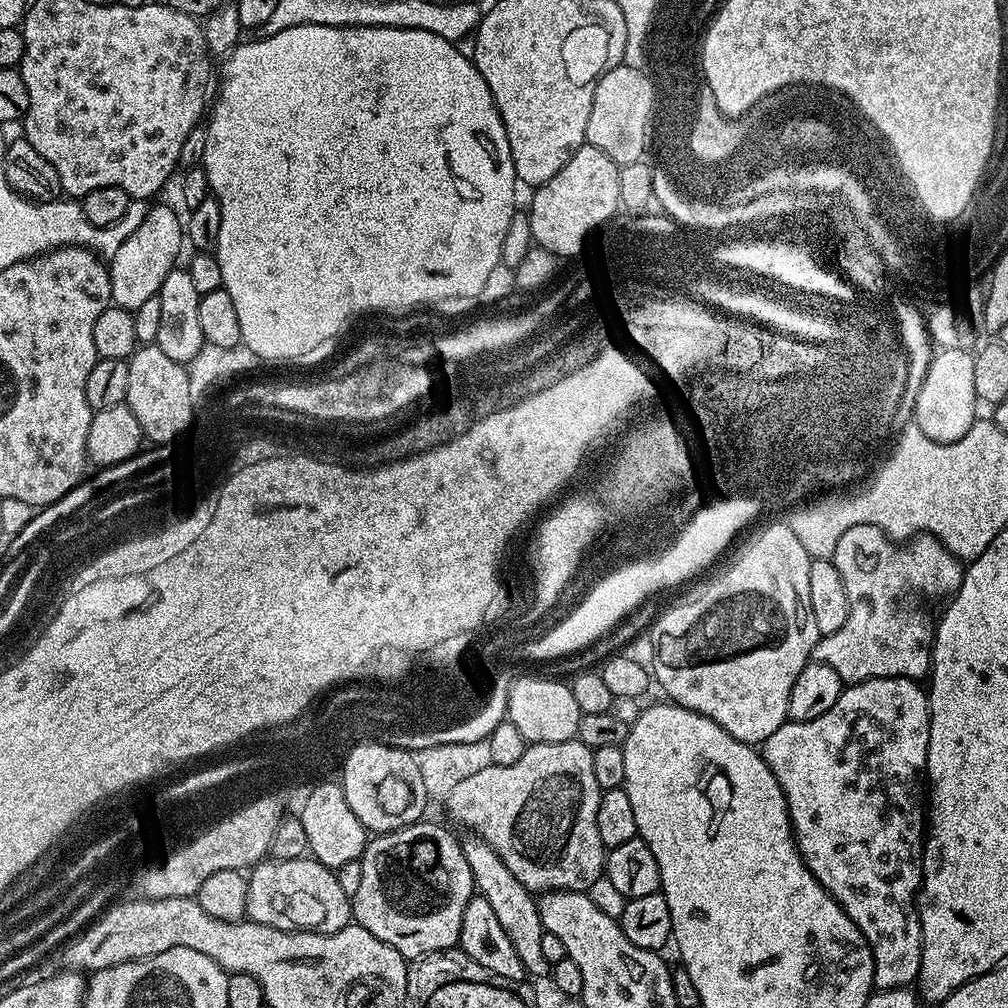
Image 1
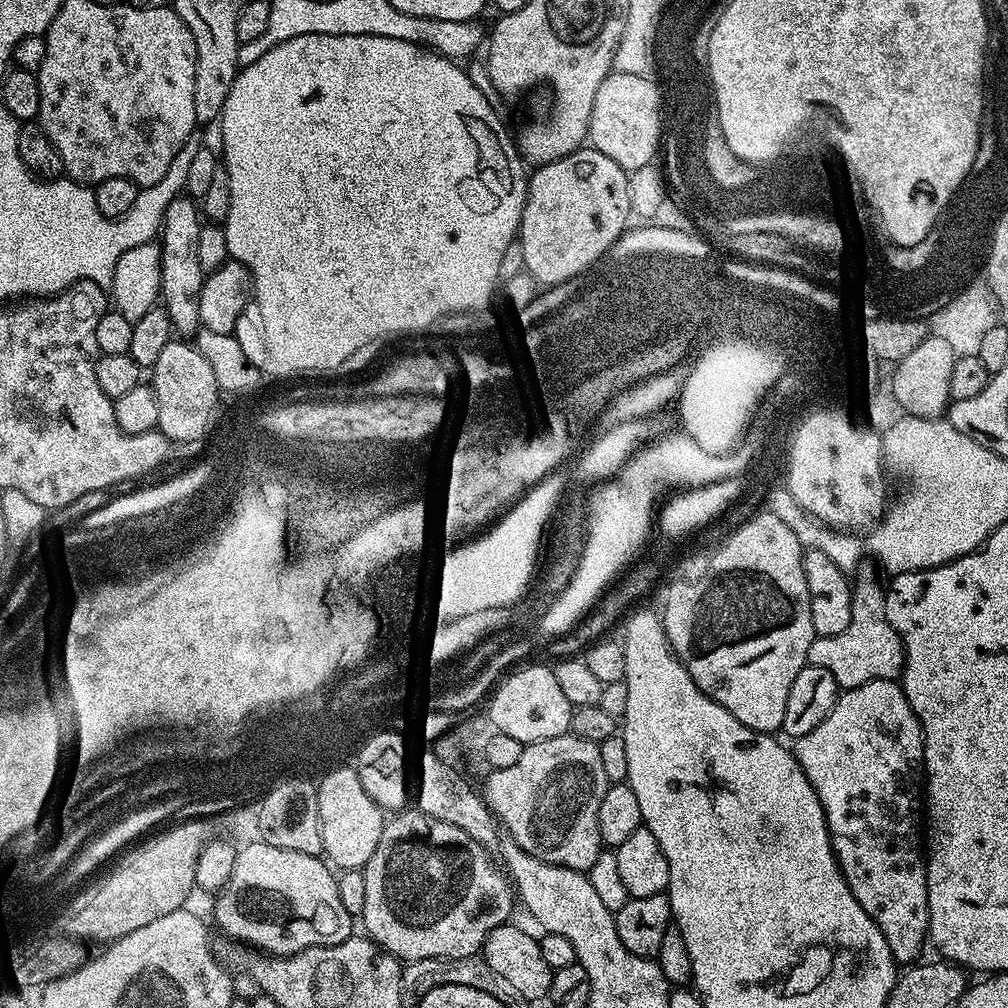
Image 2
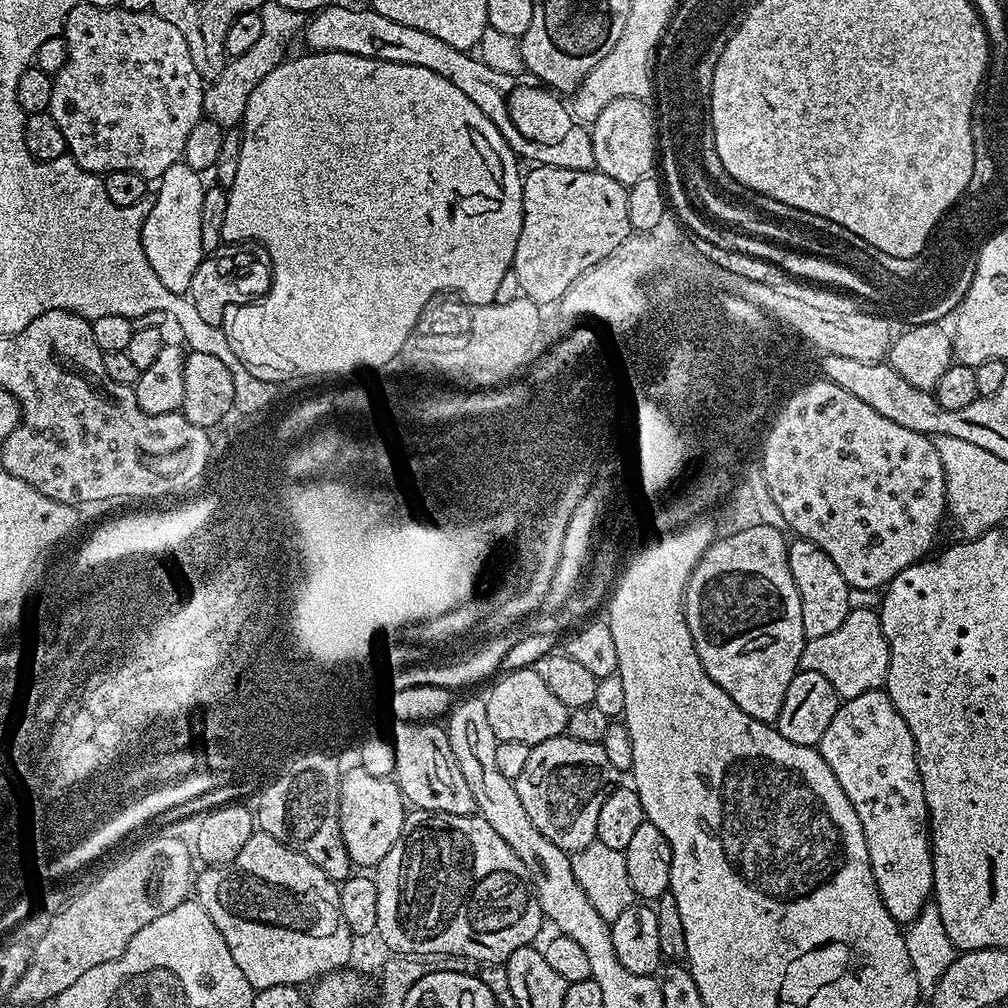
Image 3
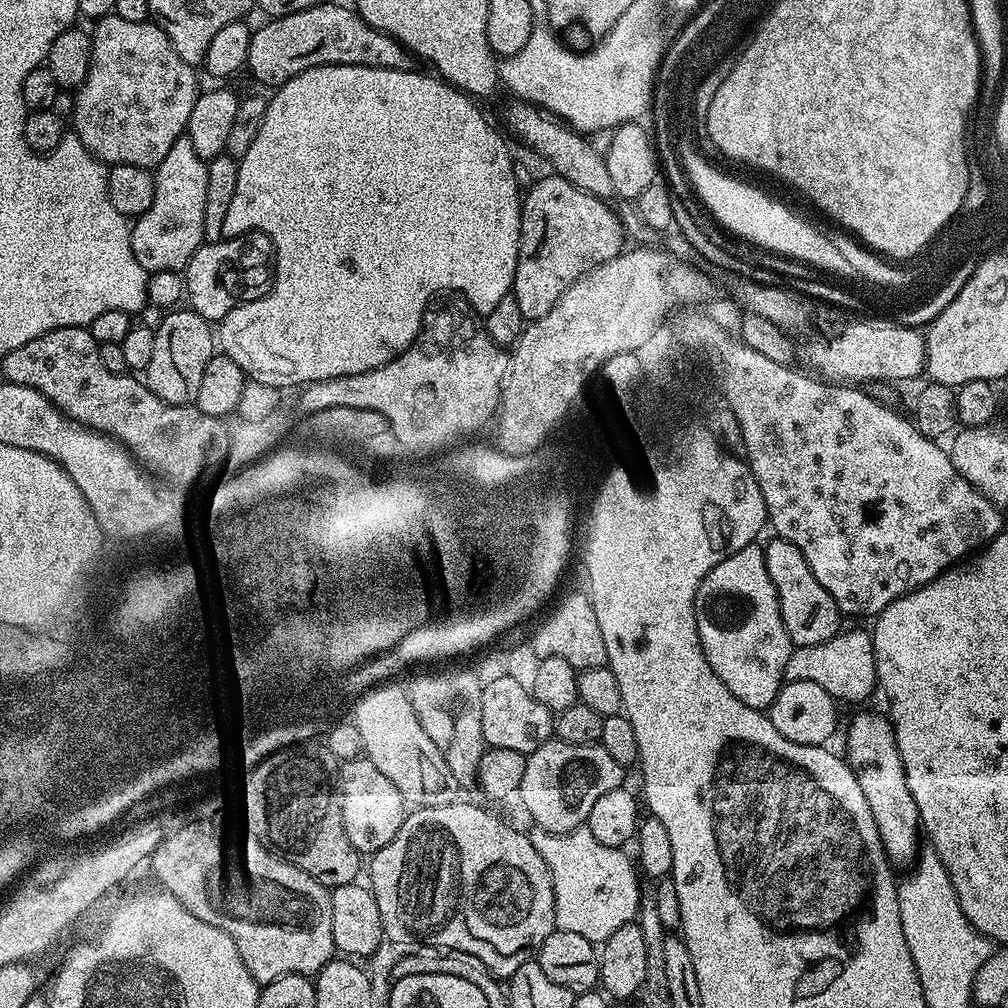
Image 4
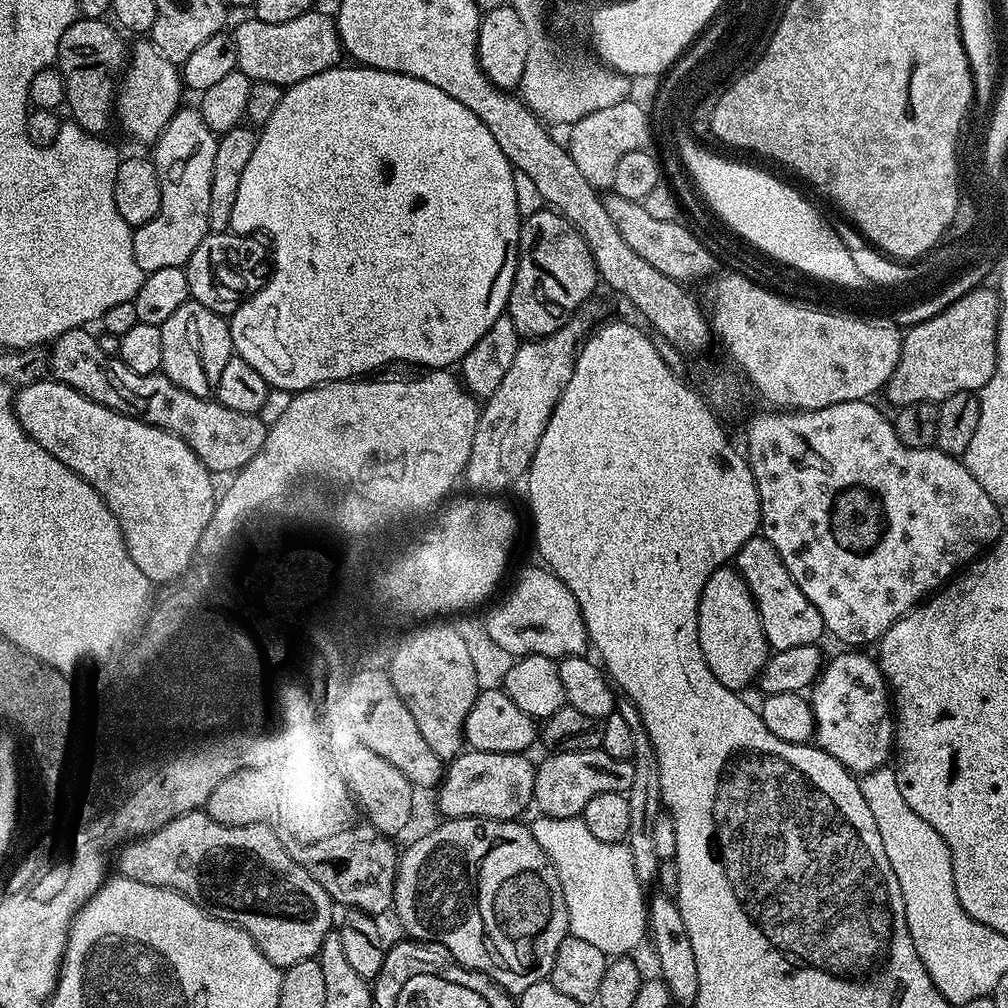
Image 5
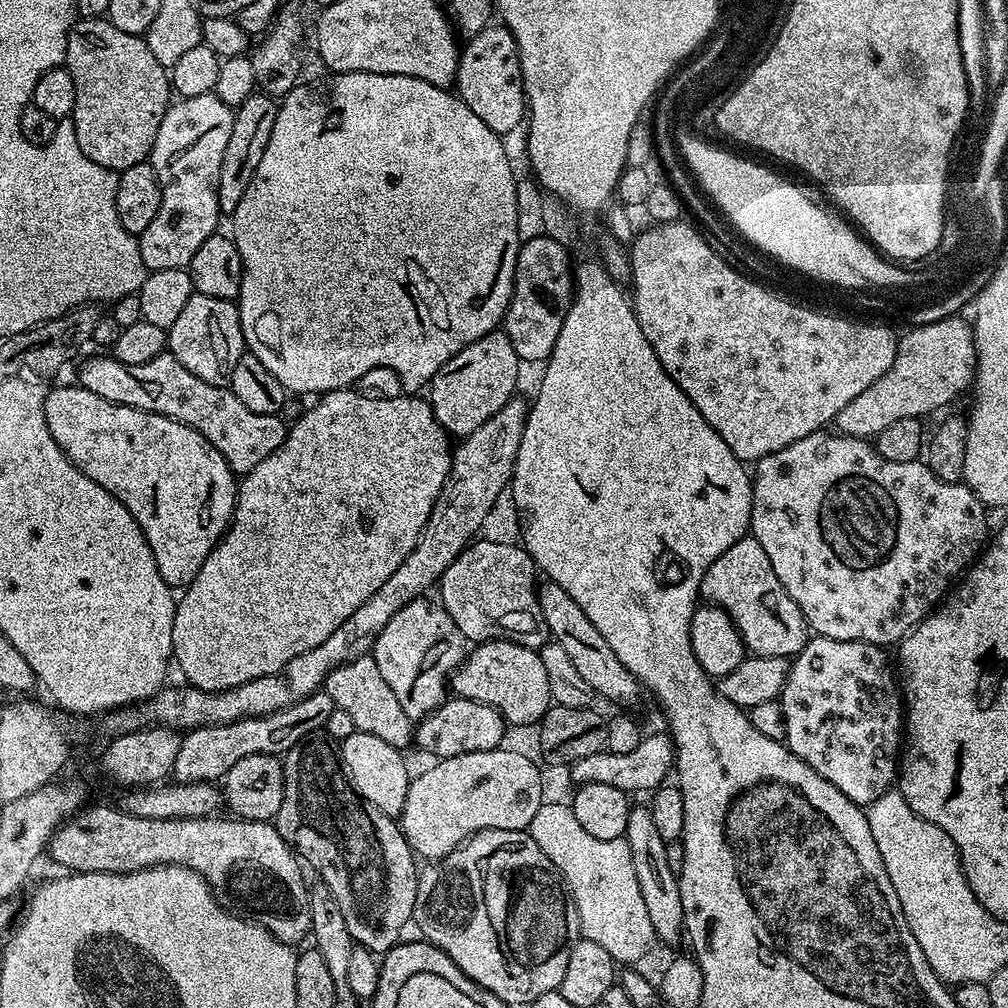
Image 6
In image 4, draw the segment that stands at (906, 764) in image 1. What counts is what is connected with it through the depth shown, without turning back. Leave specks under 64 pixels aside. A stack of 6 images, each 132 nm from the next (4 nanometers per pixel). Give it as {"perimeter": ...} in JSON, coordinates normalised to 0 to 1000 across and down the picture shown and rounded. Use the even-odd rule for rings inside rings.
{"perimeter":[[[869,706],[851,707],[841,722],[839,753],[851,772],[851,780],[855,780],[855,788],[859,788],[859,796],[863,796],[863,808],[867,808],[877,846],[886,858],[904,858],[914,840],[913,833],[915,837],[915,818],[907,788],[903,788],[903,780],[899,777],[899,764],[891,748],[884,713]]]}

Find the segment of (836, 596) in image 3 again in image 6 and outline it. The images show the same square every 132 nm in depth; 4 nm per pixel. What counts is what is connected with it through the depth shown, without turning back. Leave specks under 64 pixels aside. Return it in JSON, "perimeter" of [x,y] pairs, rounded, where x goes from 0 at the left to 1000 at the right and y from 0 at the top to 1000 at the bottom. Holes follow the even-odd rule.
{"perimeter":[[[745,530],[708,554],[694,578],[694,595],[709,599],[725,611],[745,650],[789,653],[802,640],[804,624],[792,597],[780,589],[780,581],[772,577],[760,546]]]}

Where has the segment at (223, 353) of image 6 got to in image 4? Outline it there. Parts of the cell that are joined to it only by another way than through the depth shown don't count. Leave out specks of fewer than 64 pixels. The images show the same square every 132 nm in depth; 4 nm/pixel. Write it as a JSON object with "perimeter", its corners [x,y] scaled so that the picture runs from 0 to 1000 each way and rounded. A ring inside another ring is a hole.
{"perimeter":[[[171,308],[154,326],[153,352],[145,366],[145,380],[149,388],[157,391],[167,401],[193,402],[196,387],[200,384],[200,373],[212,352],[212,325],[195,310]]]}

